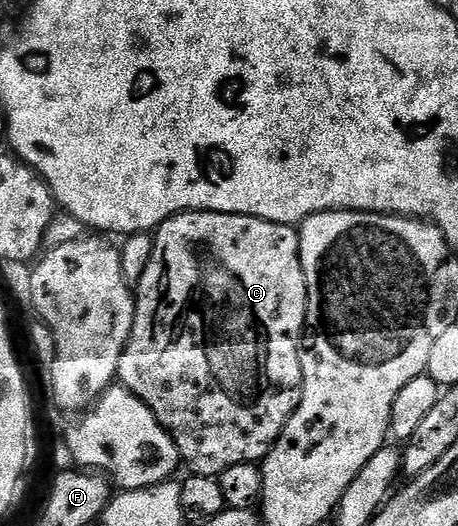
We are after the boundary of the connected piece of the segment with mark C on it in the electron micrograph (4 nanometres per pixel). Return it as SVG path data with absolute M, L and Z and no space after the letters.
M180 212L159 225L154 233L155 248L145 267L144 276L137 285L135 317L129 342L121 354L118 383L141 398L149 410L161 422L161 426L173 438L179 451L179 459L197 476L218 478L229 466L259 464L269 454L279 435L285 430L293 410L303 401L303 375L299 357L299 341L307 326L307 283L305 270L301 270L299 257L299 233L292 225L269 222L241 214L220 212Z

